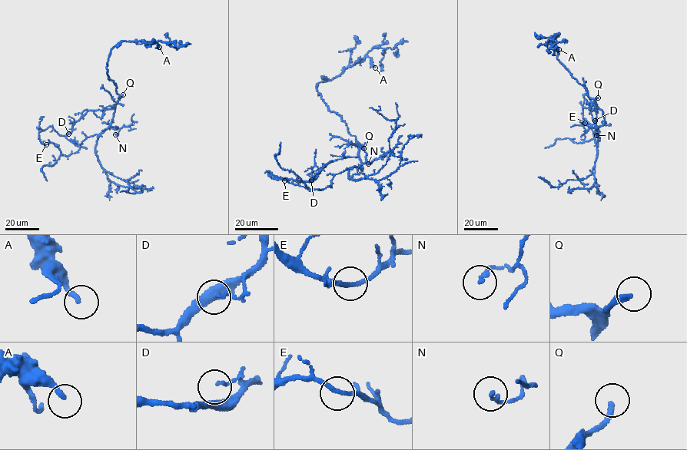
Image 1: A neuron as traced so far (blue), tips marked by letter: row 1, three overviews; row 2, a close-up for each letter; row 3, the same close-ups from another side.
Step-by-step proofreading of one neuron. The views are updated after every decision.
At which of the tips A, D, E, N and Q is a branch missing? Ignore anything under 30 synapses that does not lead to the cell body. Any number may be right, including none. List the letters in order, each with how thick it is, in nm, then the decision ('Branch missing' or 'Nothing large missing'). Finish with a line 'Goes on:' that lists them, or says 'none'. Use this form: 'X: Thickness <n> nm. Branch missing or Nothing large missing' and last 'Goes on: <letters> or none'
A: Thickness 220 nm. Nothing large missing
D: Thickness 120 nm. Nothing large missing
E: Thickness 160 nm. Nothing large missing
N: Thickness 160 nm. Nothing large missing
Q: Thickness 240 nm. Branch missing
Goes on: Q

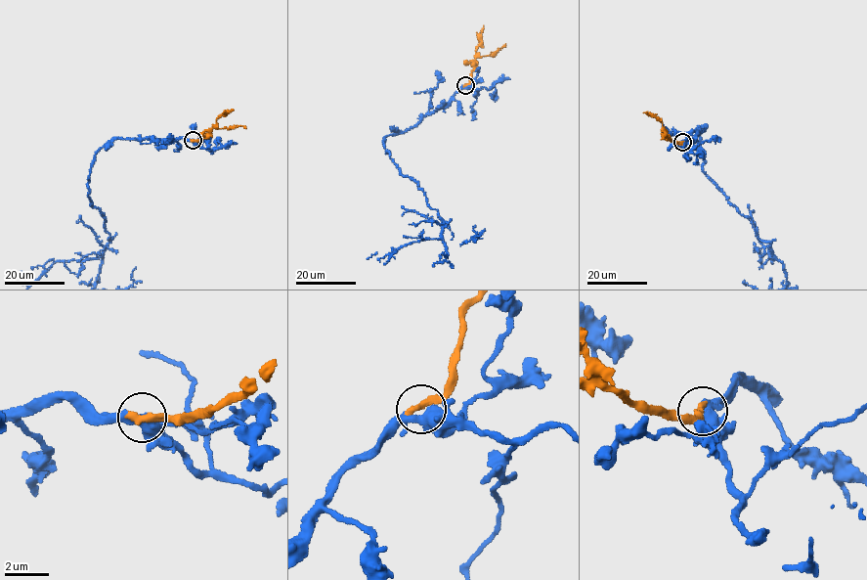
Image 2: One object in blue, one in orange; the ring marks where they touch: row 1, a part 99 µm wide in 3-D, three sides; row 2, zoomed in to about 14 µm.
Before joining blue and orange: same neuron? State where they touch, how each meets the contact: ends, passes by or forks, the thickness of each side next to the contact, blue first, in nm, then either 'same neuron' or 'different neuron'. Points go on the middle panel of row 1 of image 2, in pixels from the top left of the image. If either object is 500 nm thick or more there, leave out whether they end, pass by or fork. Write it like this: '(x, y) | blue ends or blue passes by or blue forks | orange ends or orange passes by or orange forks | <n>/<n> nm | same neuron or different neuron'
(465, 85) | blue passes by | orange ends | 480/400 nm | same neuron

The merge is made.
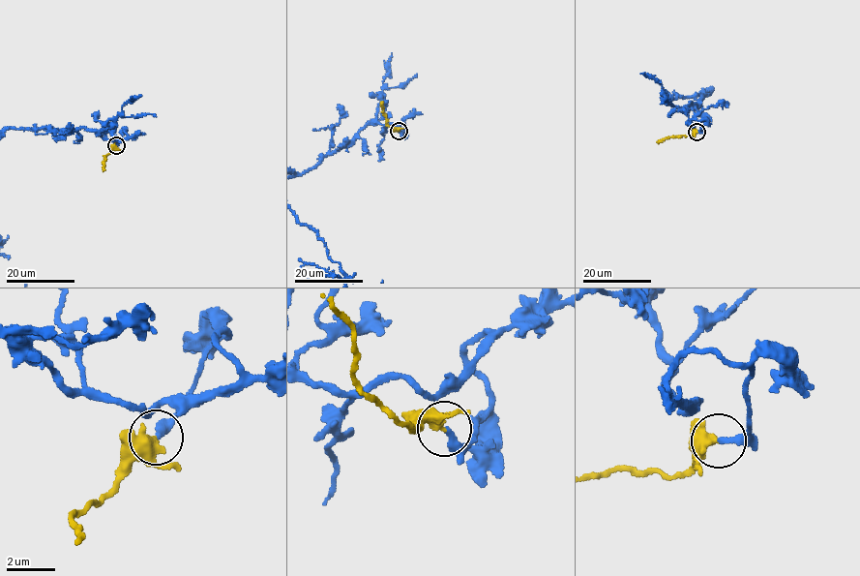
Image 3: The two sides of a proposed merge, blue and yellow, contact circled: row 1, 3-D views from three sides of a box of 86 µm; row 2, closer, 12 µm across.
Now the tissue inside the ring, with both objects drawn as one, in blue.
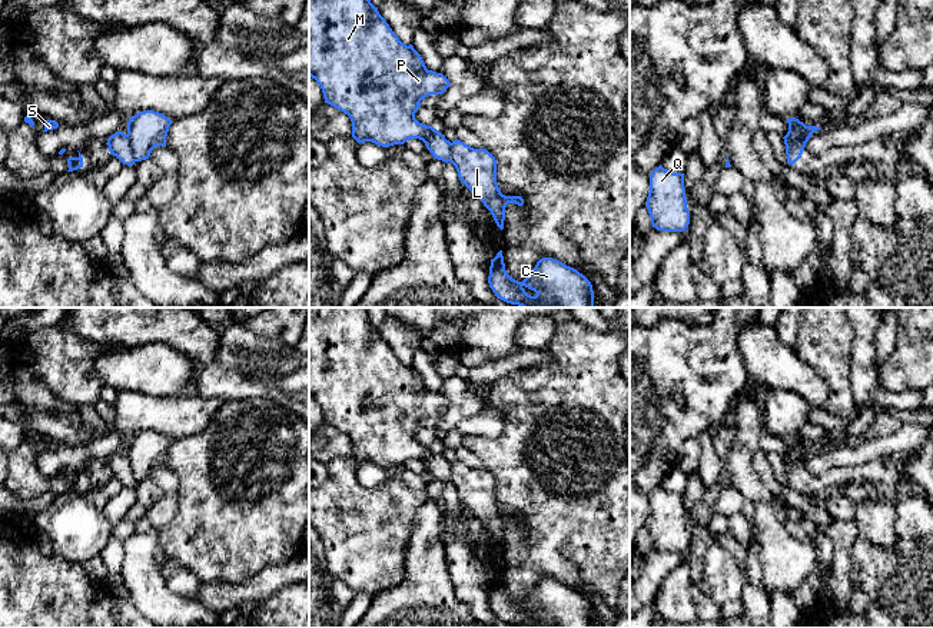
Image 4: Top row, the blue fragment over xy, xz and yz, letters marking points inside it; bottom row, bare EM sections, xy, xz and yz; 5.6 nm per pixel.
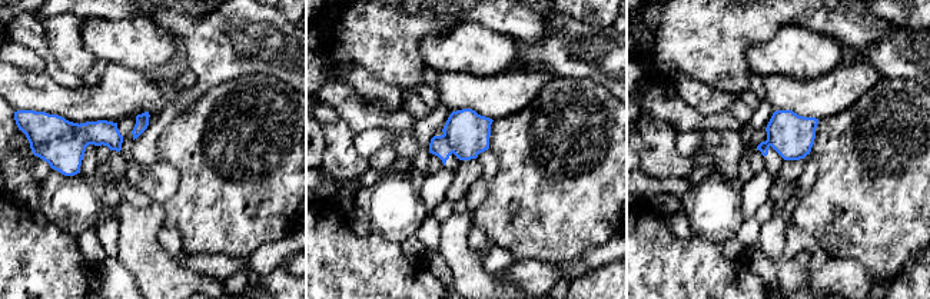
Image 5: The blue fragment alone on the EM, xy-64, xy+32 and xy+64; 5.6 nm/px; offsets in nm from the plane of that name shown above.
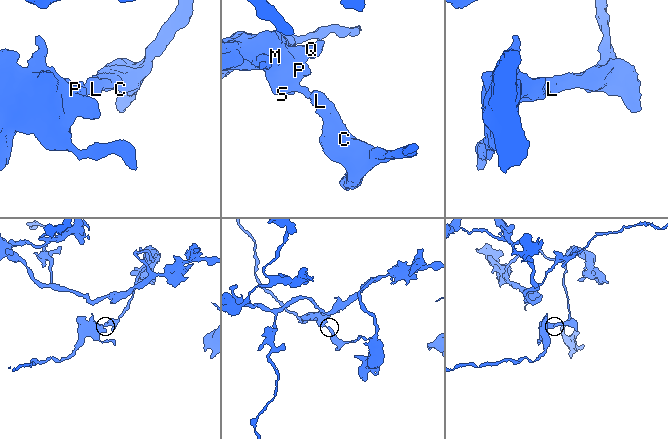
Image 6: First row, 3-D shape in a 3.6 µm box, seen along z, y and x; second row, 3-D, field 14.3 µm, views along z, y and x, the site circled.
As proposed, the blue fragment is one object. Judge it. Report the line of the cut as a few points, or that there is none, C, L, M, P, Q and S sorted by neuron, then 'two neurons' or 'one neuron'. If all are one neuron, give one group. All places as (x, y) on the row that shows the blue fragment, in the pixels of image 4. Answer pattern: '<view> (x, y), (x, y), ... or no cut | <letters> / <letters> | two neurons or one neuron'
xy (125, 135), (135, 160) | C L / M P Q S | two neurons

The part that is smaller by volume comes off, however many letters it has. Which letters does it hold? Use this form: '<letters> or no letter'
M, P, Q, S

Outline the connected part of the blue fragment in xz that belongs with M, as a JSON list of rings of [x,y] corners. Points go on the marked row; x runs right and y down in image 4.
[[[309,0],[309,76],[321,86],[325,103],[349,116],[358,143],[389,147],[419,139],[434,159],[451,162],[451,142],[415,119],[421,100],[442,94],[451,83],[426,69],[421,54],[399,40],[371,0]]]

